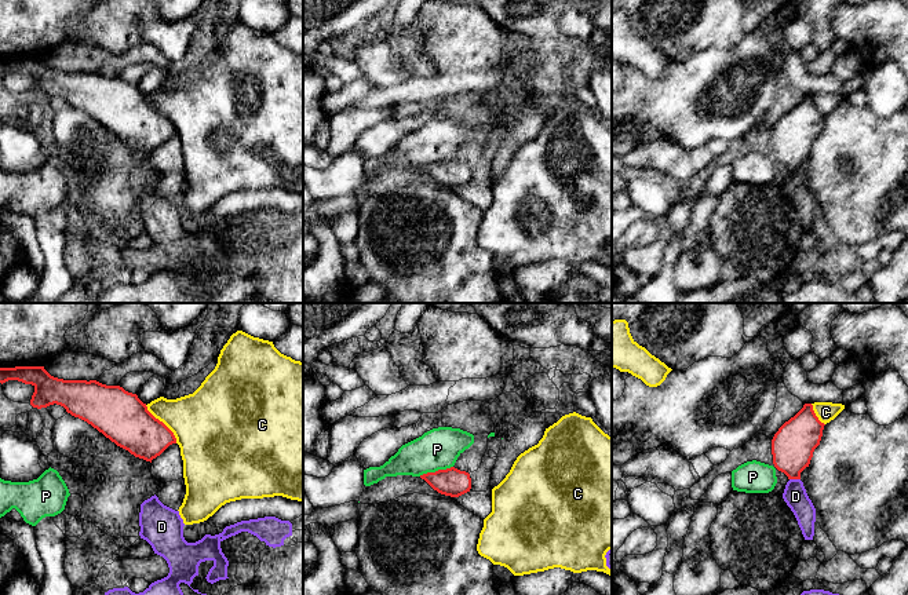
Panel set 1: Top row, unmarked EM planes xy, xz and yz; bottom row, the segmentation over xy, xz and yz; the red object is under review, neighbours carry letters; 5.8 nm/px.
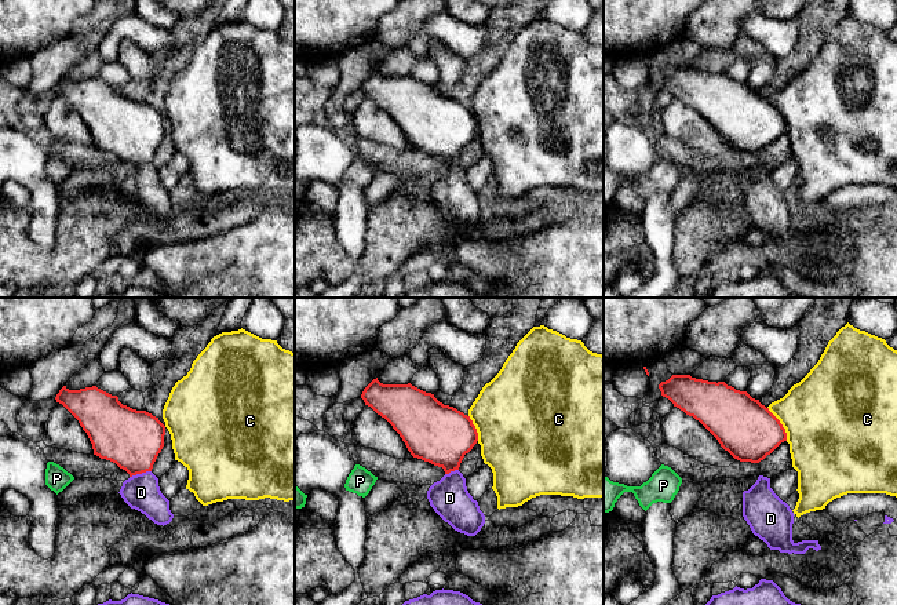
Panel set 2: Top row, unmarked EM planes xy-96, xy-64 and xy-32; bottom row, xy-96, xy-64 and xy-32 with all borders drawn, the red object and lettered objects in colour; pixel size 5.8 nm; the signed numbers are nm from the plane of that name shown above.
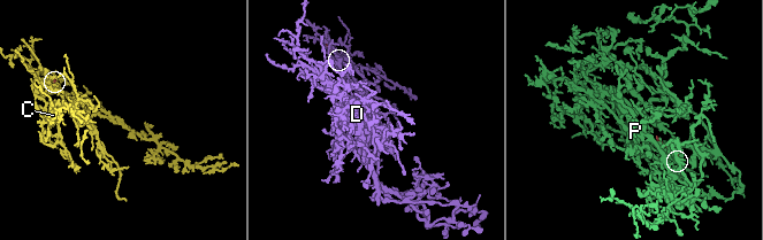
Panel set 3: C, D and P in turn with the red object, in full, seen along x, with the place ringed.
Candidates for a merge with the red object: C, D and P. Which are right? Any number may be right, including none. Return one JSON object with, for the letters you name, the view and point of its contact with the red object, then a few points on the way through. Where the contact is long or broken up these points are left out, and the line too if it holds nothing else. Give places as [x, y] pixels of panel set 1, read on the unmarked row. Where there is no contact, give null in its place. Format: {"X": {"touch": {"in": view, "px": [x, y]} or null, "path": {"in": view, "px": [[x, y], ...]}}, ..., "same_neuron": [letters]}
{"D": {"touch": {"in": "yz", "px": [795, 170]}, "path": {"in": "yz", "px": [[792, 137], [795, 170], [795, 188]]}}, "same_neuron": ["D"]}

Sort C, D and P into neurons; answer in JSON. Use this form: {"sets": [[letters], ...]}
{"sets": [["C"], ["D"], ["P"]]}

